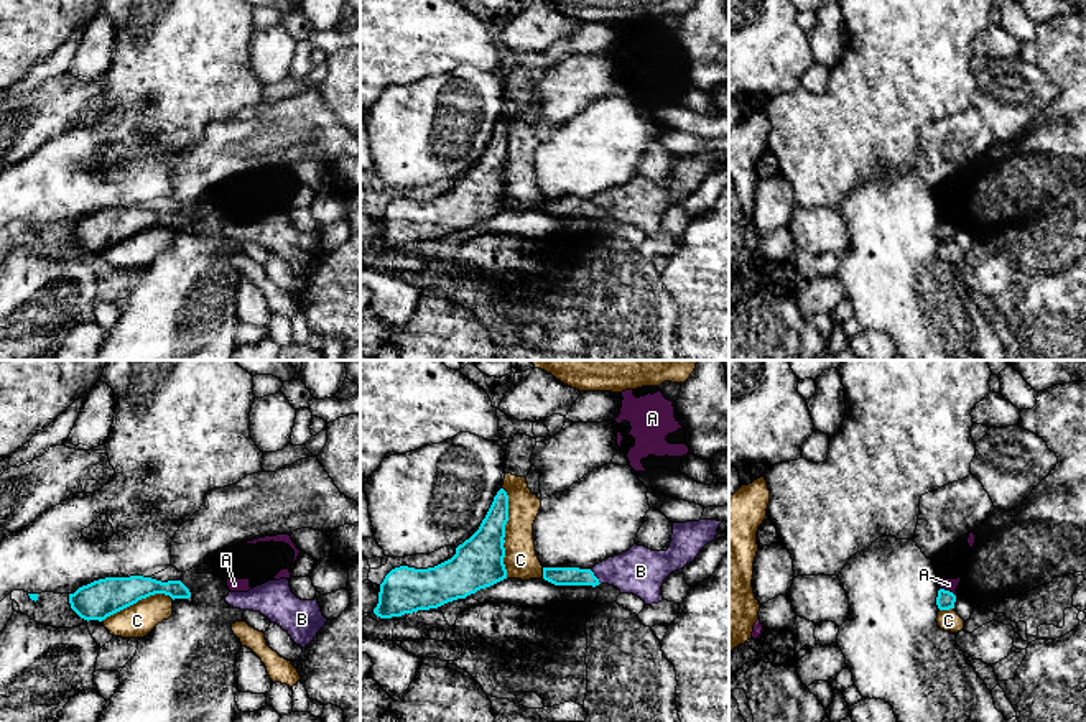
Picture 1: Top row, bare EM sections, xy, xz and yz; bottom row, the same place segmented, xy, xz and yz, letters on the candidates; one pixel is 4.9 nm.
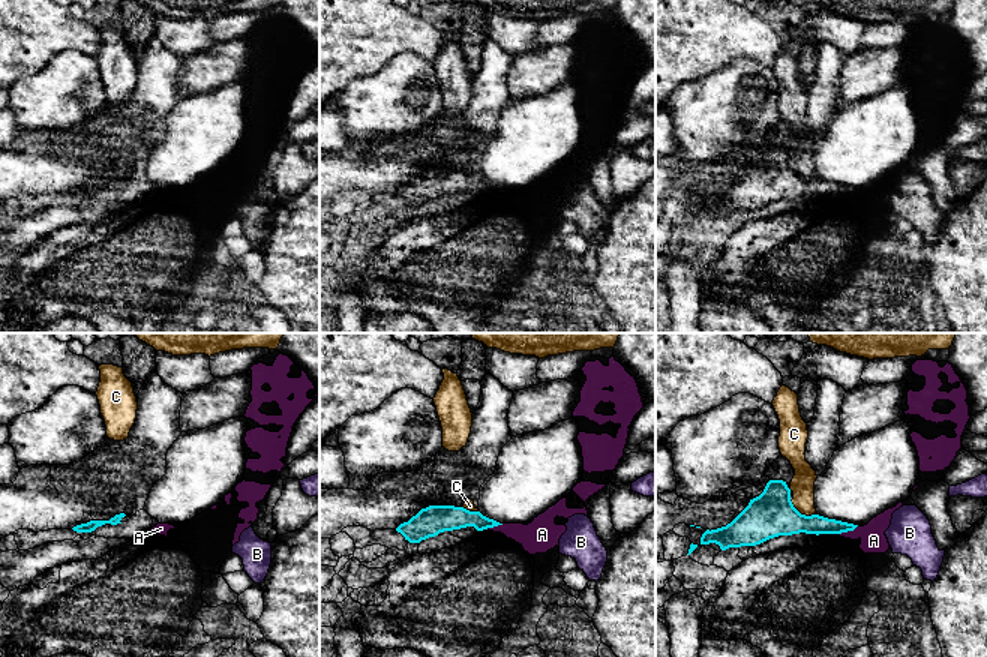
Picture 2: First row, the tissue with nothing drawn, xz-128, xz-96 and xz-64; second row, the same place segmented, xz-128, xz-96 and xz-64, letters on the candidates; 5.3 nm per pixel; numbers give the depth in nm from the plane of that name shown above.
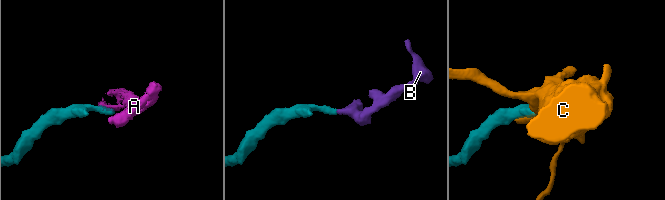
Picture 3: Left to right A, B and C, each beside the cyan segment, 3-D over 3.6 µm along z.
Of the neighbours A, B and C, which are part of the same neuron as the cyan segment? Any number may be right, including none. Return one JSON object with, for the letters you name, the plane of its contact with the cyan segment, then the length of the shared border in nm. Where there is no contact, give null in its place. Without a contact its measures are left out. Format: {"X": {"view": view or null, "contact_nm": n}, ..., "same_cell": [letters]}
{"B": {"view": "xz", "contact_nm": 90}, "same_cell": ["B"]}

